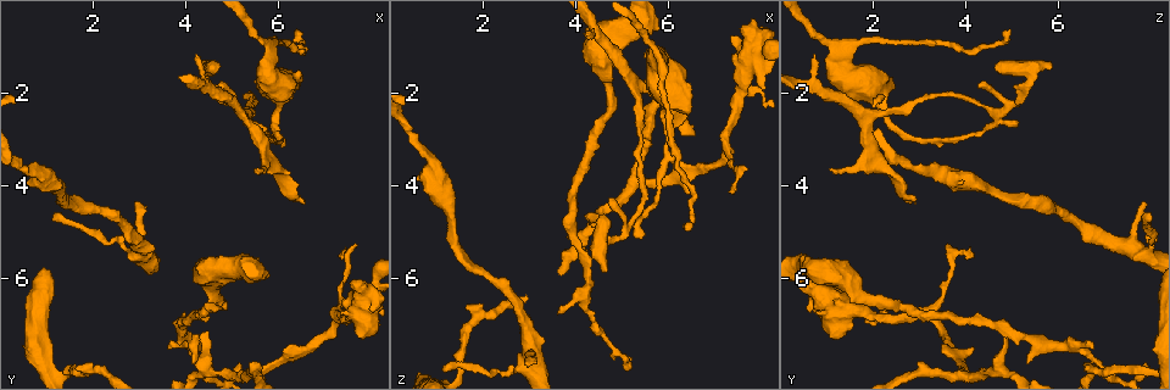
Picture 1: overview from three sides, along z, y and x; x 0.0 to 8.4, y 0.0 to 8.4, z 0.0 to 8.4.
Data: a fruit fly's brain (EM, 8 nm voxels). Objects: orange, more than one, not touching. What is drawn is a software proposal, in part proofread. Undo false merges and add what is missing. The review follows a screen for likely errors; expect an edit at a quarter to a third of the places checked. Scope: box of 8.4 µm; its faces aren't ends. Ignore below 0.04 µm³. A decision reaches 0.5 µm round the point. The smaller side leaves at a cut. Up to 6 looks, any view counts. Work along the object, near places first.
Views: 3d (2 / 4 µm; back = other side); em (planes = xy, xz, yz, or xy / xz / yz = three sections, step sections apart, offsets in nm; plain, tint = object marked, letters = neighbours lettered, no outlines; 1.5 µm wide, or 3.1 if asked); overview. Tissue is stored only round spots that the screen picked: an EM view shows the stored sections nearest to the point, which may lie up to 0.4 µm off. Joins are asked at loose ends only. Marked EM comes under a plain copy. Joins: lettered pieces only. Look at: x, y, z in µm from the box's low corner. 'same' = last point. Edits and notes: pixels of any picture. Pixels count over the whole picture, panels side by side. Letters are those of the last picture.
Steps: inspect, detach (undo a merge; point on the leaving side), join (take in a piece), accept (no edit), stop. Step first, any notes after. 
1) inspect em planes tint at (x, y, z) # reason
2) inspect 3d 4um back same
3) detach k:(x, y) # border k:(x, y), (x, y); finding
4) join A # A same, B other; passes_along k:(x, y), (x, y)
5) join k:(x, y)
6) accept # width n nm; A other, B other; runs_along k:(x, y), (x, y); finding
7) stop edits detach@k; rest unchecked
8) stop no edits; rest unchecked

inspect 3d 2um back at (3.00, 4.40, 7.80) # free end

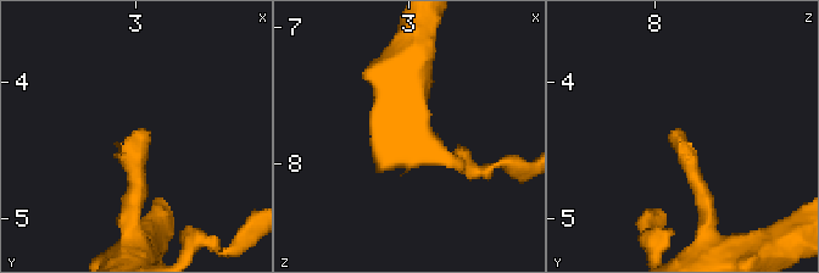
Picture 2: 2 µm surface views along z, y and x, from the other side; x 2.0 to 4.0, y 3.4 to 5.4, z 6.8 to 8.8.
inspect em planes letters at (2.94, 4.34, 7.86)

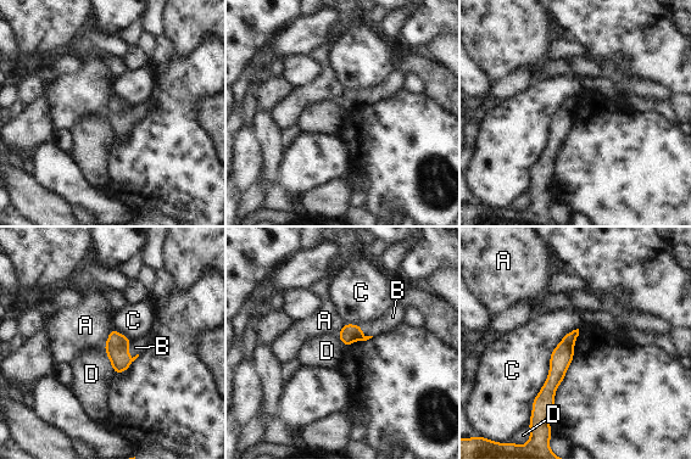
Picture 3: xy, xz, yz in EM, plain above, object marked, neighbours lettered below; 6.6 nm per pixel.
join B # A other, B same, C other, D other; passes_along 3:(116, 347), (128, 350), (135, 347); the neuron continues

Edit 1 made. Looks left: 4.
inspect em xy step 4 tint at (5.40, 2.65, 4.65) # three arms meet

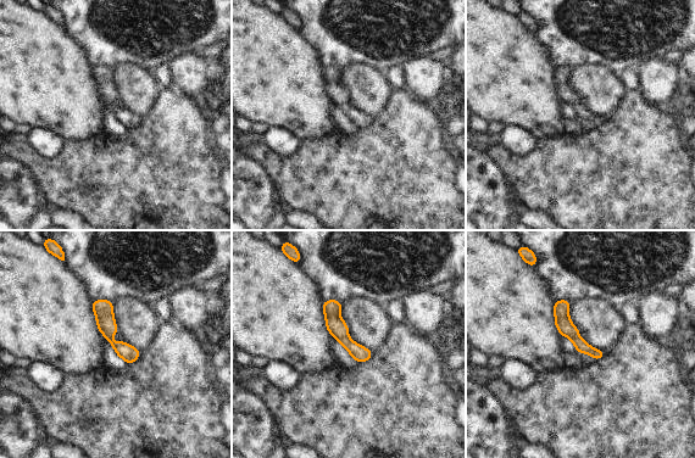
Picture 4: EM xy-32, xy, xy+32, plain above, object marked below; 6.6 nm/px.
inspect em planes letters same # cut it another way

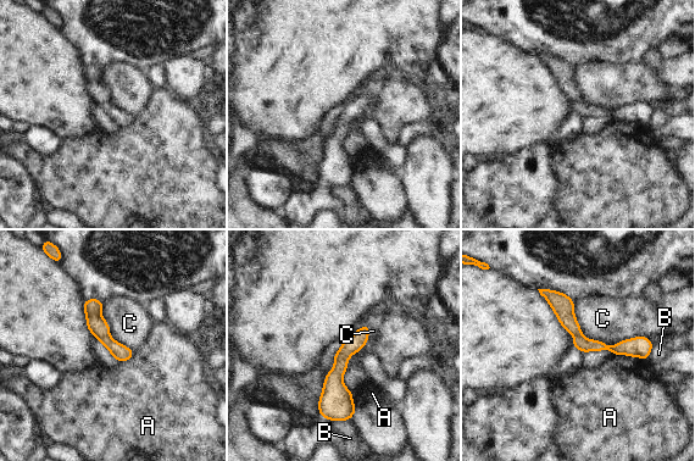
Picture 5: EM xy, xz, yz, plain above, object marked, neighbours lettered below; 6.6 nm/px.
detach 5:(98, 326) # A other, B other, C other; a second neuron is stuck on

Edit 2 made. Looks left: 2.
stop edits join@3, detach@5; rest unchecked

